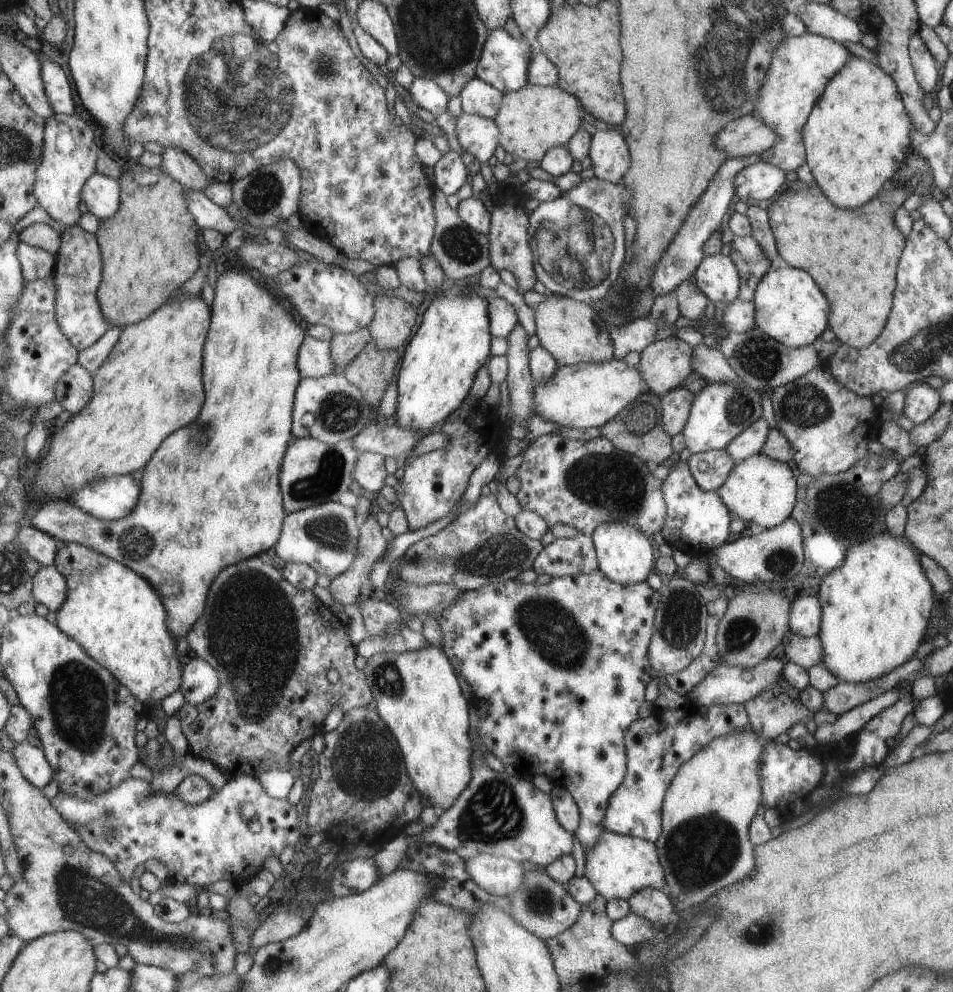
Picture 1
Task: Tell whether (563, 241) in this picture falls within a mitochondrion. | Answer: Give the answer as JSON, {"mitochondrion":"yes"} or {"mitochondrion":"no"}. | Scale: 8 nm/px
{"mitochondrion":"yes"}

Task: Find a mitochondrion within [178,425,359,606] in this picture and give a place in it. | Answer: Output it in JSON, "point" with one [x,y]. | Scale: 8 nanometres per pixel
{"point":[325,480]}

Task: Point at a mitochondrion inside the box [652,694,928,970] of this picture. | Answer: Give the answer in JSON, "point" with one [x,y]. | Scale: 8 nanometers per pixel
{"point":[700,851]}

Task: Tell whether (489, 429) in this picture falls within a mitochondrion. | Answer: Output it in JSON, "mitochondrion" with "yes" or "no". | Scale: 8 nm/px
{"mitochondrion":"no"}

